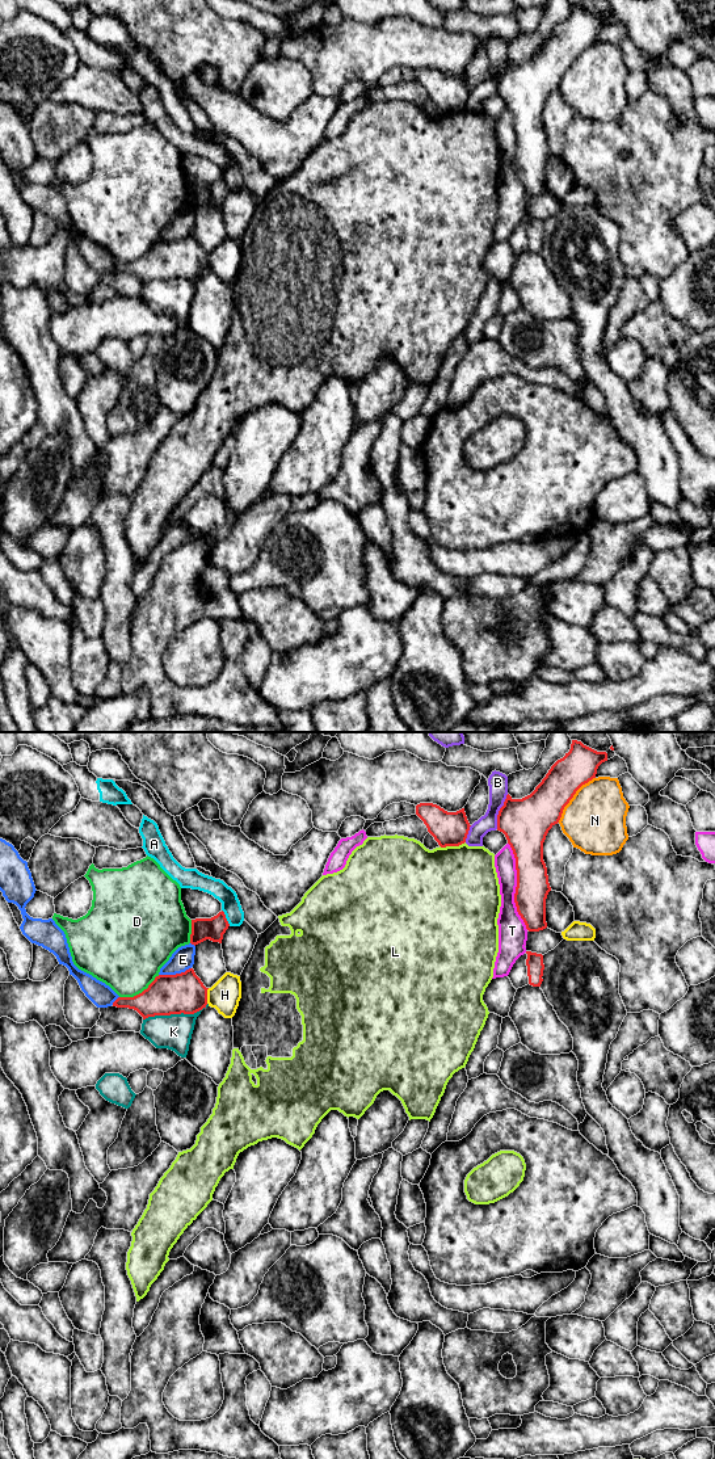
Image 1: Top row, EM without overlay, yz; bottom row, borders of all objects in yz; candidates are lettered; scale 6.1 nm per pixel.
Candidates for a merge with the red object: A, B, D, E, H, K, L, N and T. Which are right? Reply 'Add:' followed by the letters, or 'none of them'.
Add: none of them

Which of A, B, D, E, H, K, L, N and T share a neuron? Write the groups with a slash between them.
A / B / D / E / H / K / L / N / T

